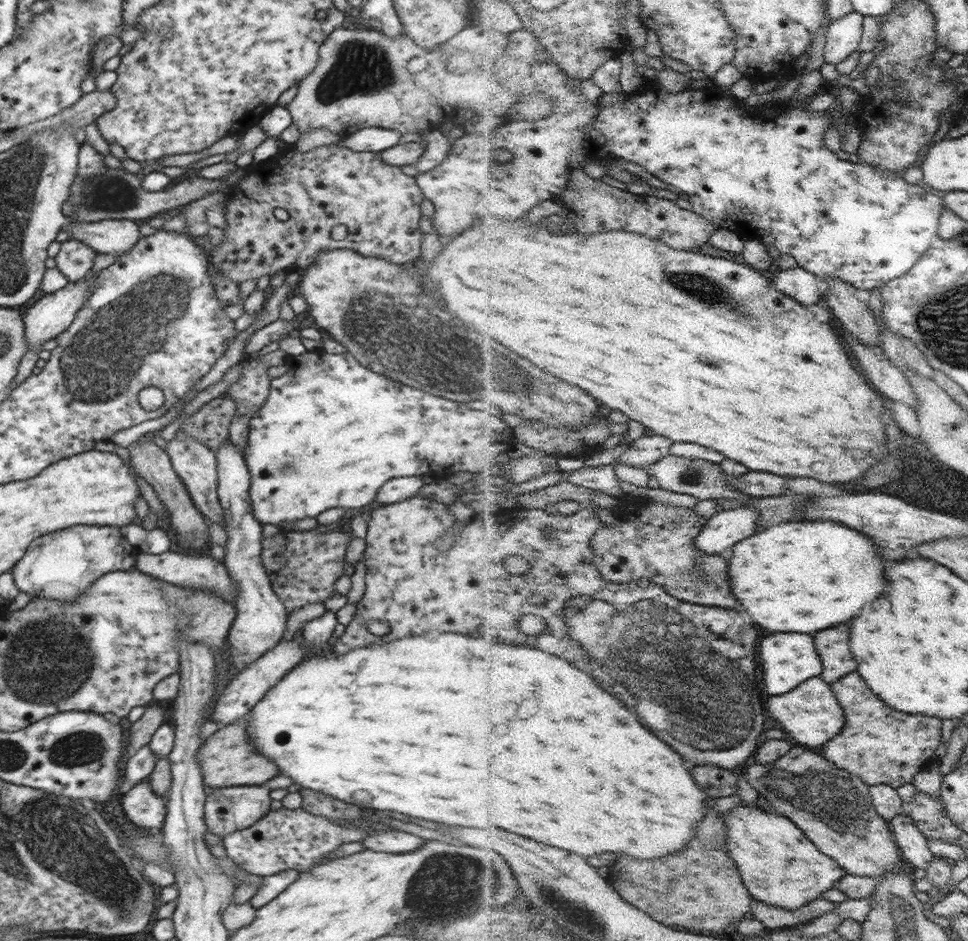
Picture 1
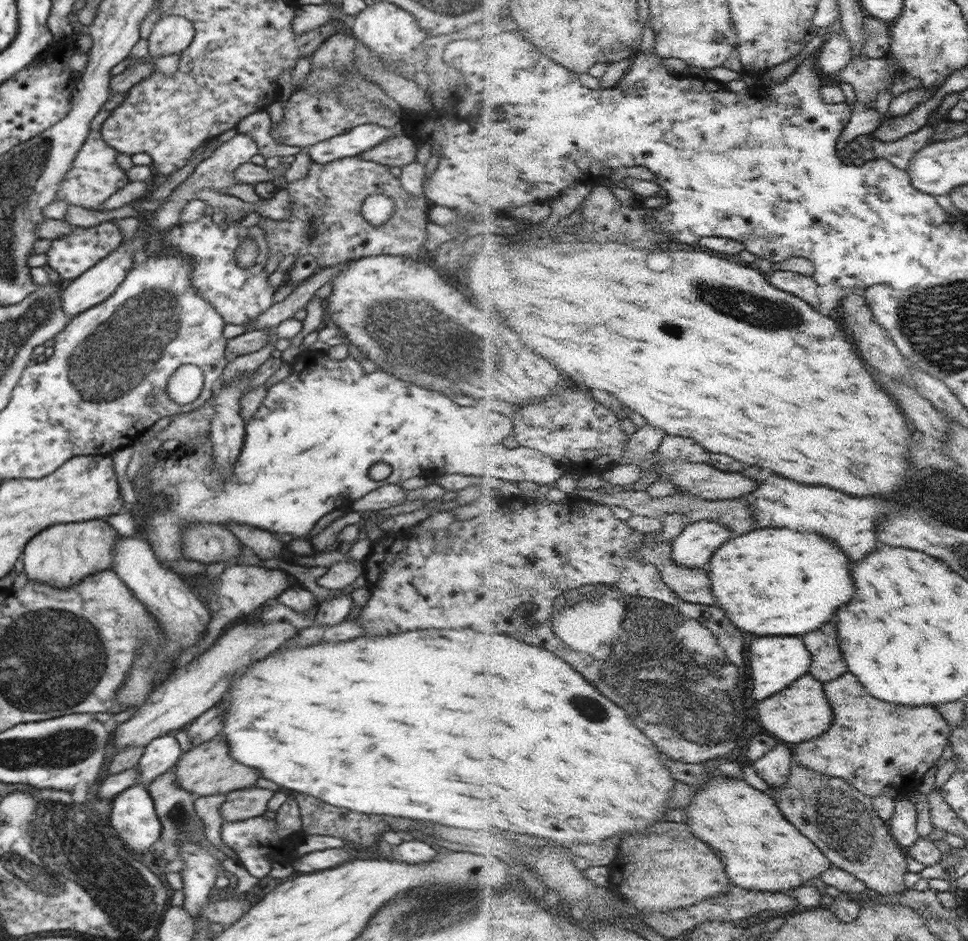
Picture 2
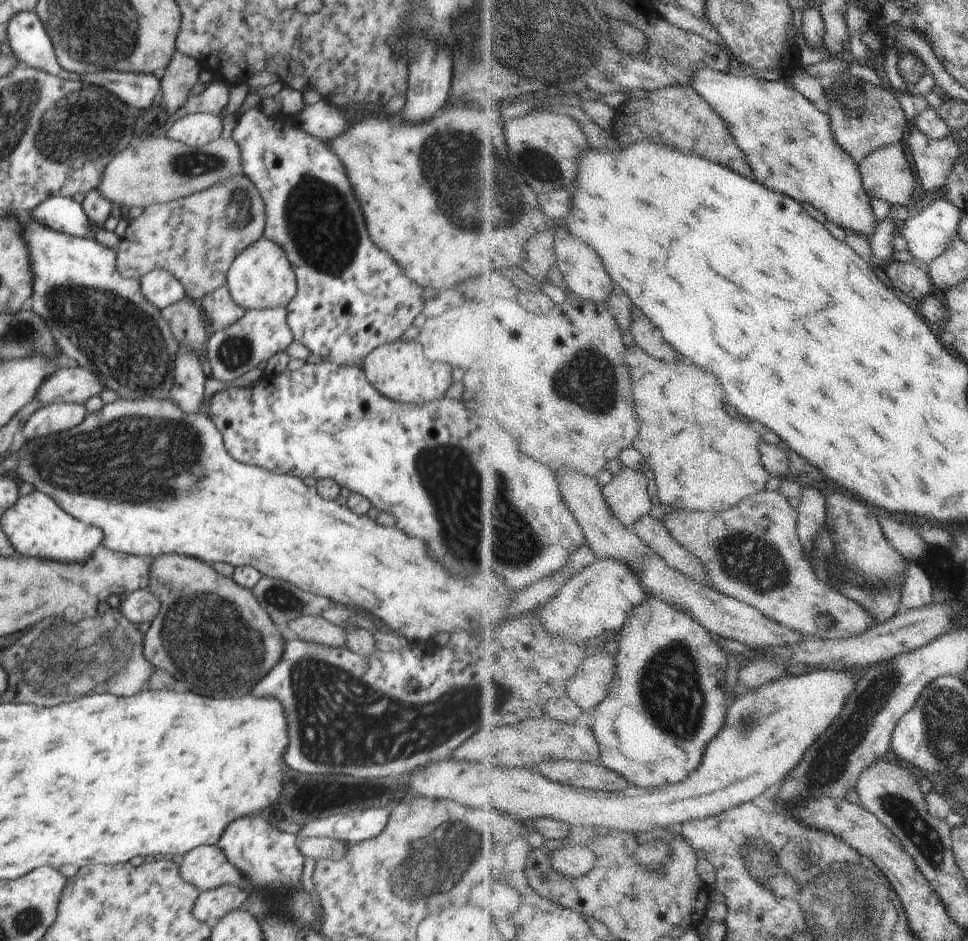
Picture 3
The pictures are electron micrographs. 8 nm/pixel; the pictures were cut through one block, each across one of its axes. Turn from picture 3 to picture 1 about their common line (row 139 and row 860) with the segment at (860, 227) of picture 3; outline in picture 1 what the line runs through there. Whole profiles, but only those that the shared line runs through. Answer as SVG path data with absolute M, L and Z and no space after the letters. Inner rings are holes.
M740 804L736 810L726 814L724 818L728 820L728 830L730 830L730 838L728 838L730 856L738 862L740 872L756 899L766 901L774 906L800 910L804 906L809 906L810 901L816 901L818 897L824 896L824 892L838 887L842 877L849 872L837 859L822 851L805 834L805 830L798 826L797 822L777 810L772 812L762 806Z

